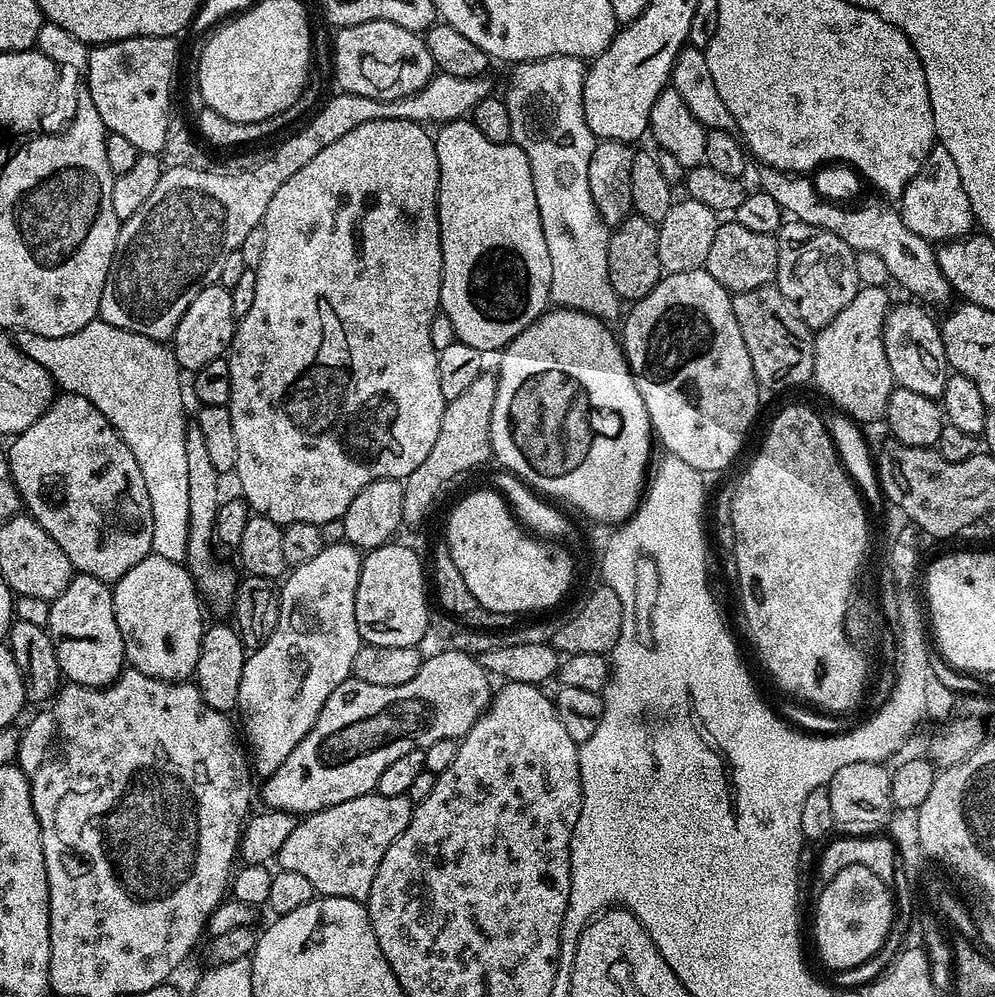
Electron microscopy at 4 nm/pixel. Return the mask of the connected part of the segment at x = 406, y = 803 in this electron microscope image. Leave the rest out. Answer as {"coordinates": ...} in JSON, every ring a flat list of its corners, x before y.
{"coordinates":[[369,794,350,798,350,802,338,802,338,806,330,806,322,812,305,815,297,823,290,838,282,842,282,850,277,854,275,863,280,868,294,870,294,874,302,874,302,878,309,880,313,893,320,896,367,901,370,886,374,886,374,874,378,874,378,866,386,850,390,850,390,846,400,837,402,830,406,830,413,807,413,801,407,796]]}

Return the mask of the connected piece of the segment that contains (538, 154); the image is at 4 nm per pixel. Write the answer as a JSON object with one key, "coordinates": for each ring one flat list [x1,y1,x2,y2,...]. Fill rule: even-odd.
{"coordinates":[[547,56,544,60,517,63,513,68,516,69,512,72,512,89,506,93,511,143,526,154,530,162,530,174,534,178,534,198,538,198,542,234,546,234,546,250,550,250,551,303,562,308,574,308,577,312,588,312,605,322,612,322,616,315,621,315,622,301,610,286,608,277,610,228,598,214,598,206,594,206,594,198,590,194,590,158,596,149,598,137,590,130,590,126,586,126,585,61,578,56]]}

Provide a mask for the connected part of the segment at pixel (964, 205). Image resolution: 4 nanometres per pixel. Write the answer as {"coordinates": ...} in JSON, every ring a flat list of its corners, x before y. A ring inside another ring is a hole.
{"coordinates":[[933,147,924,169,908,183,900,195,898,211,902,222,906,222,914,234,929,242,947,242,963,238,973,231,974,217,970,198,966,198,966,190,962,190,958,166,954,166,954,158,950,158,946,149]]}

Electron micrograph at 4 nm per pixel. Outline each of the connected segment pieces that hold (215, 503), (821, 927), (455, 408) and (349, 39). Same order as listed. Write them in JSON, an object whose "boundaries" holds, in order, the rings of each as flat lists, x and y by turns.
{"boundaries":[[[194,422,186,427,186,478,190,482,190,522,188,523,188,554,186,567,196,581,197,589,208,604,216,612,233,611,236,603,237,569,223,564,212,549,216,531,216,515,222,503,220,496,220,480,222,473,214,470,214,465,206,450,206,442,202,438,202,430]],[[852,865,830,878,816,900,816,952,836,972,866,962,889,939,894,923,894,892,864,866]],[[486,370,462,395,447,401,442,414,442,426,438,426,438,439,430,449,430,454,422,461,422,466,404,477,402,483,402,518,404,524,420,524,432,512,440,491,455,476,484,464,493,459,490,420,494,414,496,398,496,376]],[[366,22,355,24,349,28,341,28,336,36,336,80,343,91,350,94,362,94,366,98,379,100,397,100,403,96,412,96,432,81,437,71,434,58,430,58,430,50,424,45,423,35,402,30,402,26,394,26,394,22]]]}

